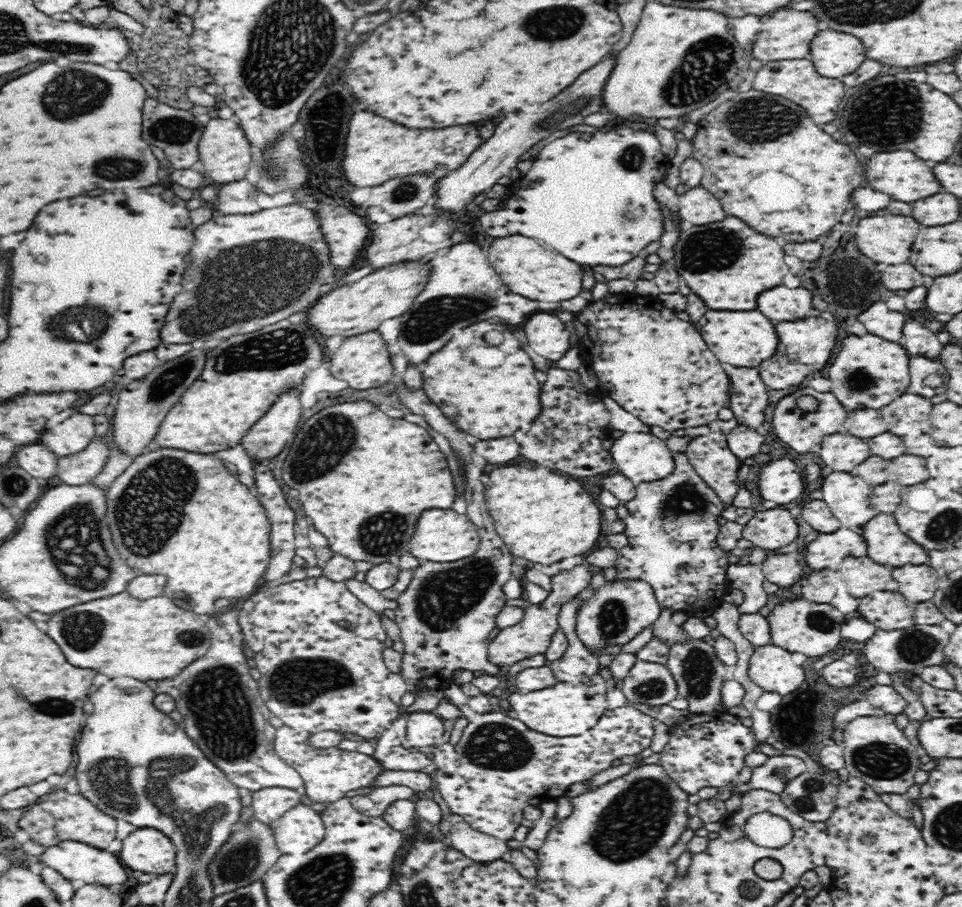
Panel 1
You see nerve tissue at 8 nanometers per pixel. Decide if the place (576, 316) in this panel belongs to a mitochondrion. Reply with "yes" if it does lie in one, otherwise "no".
no

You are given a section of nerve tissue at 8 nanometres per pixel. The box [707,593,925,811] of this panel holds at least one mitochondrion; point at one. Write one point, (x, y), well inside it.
(881, 759)

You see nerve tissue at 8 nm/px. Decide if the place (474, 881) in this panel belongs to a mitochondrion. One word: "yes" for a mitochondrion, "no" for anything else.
no

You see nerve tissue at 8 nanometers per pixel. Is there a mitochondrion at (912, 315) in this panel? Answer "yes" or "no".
no

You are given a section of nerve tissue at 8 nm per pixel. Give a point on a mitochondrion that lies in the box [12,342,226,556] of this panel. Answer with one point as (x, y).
(172, 377)

